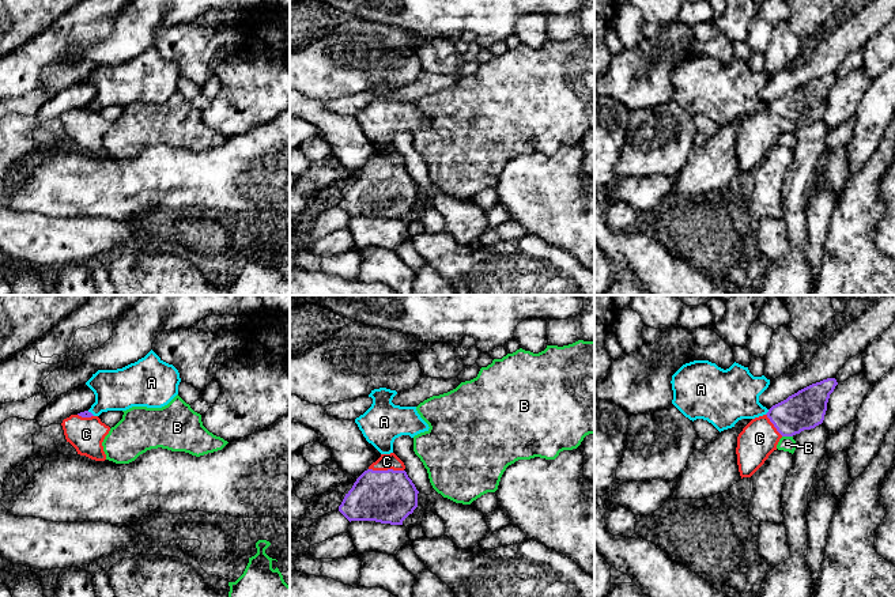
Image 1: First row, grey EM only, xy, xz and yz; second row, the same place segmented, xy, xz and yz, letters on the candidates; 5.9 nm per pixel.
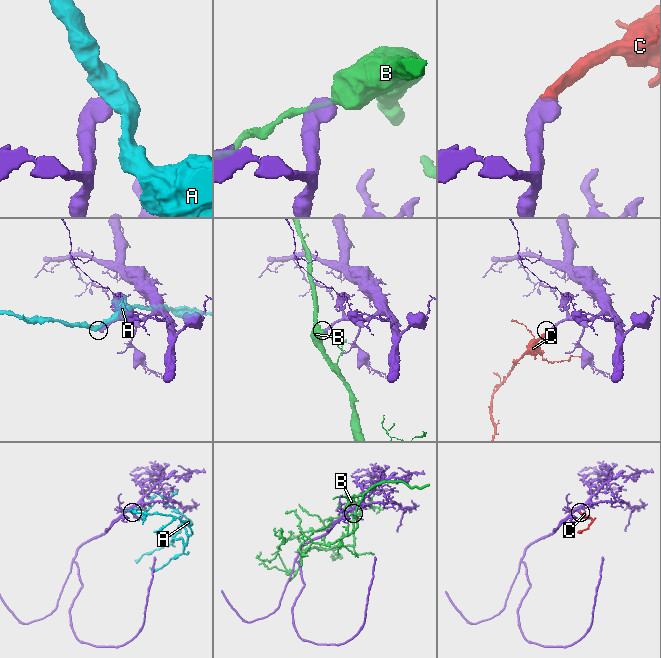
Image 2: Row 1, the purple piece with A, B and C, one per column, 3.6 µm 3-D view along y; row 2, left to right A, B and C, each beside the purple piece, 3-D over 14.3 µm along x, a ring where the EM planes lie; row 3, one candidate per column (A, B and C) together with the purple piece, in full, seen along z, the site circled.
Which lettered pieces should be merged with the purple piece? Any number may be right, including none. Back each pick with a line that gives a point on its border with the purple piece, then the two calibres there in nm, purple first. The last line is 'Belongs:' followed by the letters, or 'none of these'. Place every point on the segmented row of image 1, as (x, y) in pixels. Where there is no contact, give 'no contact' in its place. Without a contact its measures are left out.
C: xz (388, 469) | 320/100 nm
Belongs: C

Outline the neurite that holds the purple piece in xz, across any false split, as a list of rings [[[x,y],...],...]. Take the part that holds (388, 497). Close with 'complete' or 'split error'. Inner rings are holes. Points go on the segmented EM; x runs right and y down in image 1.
[[[381,454],[345,494],[339,511],[351,521],[403,525],[418,507],[415,484],[394,454]]]; split error

